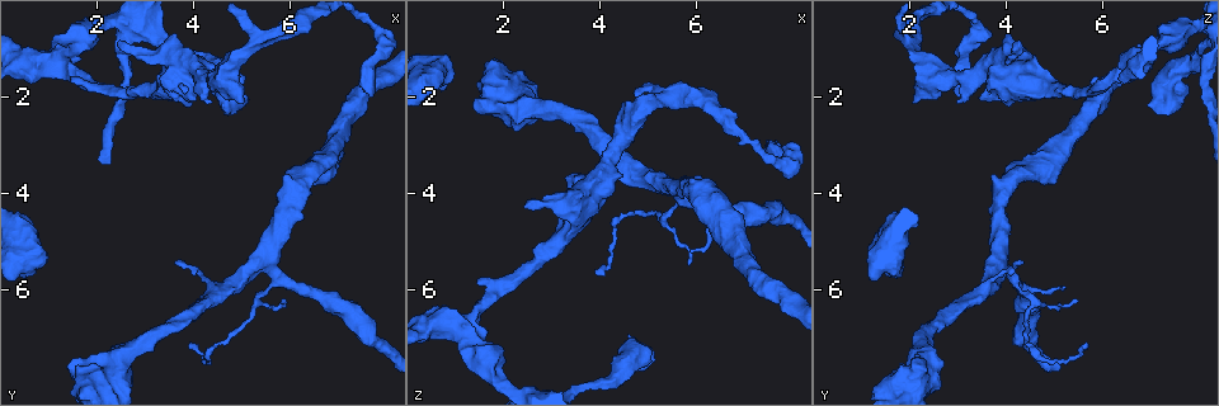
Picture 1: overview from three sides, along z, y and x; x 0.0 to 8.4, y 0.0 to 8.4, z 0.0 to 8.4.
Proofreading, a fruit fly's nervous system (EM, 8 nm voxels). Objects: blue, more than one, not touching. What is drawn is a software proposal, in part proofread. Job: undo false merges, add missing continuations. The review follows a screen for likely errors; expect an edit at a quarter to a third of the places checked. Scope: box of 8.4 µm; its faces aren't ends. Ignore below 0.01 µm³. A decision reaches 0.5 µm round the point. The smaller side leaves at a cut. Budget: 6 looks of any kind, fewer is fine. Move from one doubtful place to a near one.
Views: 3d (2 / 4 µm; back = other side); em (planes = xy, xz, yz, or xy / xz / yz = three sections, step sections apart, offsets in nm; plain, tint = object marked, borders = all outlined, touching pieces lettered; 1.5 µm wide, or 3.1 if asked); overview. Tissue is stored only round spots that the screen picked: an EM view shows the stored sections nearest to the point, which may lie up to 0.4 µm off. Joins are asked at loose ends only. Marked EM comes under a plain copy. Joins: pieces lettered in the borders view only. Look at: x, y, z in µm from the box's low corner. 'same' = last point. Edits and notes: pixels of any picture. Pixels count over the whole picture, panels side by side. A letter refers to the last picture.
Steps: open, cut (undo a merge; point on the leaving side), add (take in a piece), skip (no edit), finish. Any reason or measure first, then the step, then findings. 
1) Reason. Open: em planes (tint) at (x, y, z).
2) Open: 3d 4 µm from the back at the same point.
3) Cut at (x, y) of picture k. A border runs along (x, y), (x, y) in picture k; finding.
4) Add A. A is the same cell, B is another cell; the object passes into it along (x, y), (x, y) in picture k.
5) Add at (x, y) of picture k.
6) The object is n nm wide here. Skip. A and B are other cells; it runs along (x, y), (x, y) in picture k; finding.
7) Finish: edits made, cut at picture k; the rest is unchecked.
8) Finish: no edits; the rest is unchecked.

Branch stops here. Open: 3d 2 µm at (3.90, 7.15, 5.60).

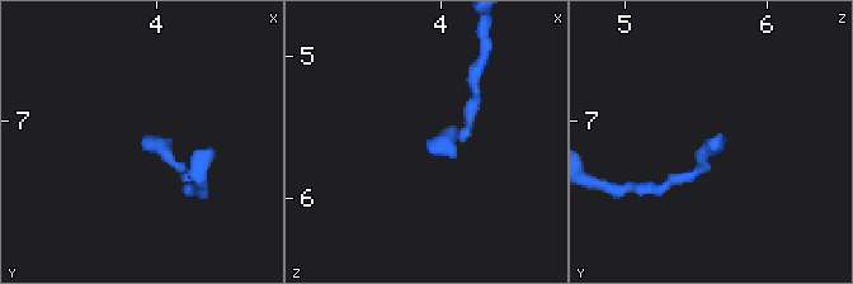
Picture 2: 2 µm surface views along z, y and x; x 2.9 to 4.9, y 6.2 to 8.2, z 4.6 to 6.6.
Open: em planes (borders) at (3.90, 7.14, 5.62).

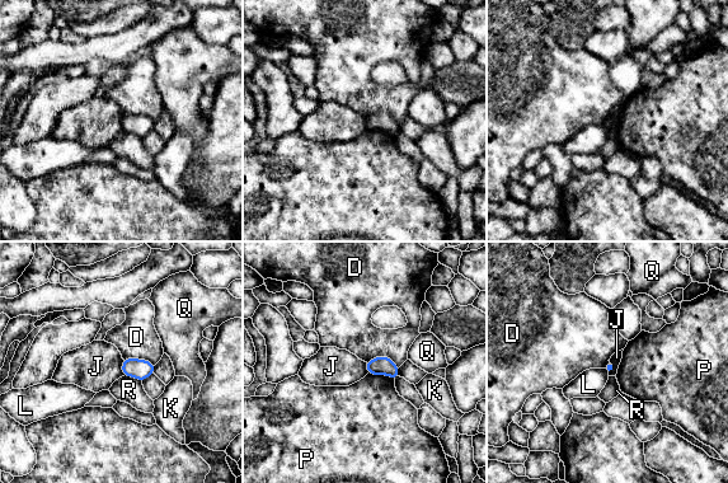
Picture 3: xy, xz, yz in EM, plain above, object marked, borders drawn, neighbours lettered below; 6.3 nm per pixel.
Skip. D, J, K, L, P, Q and R are other cells; a border runs along (611, 360), (615, 369), (609, 375) in picture 3; no lettered piece goes on from it.

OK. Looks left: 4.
Sudden change in width. Open: em planes (borders) at (1.65, 0.75, 7.40).

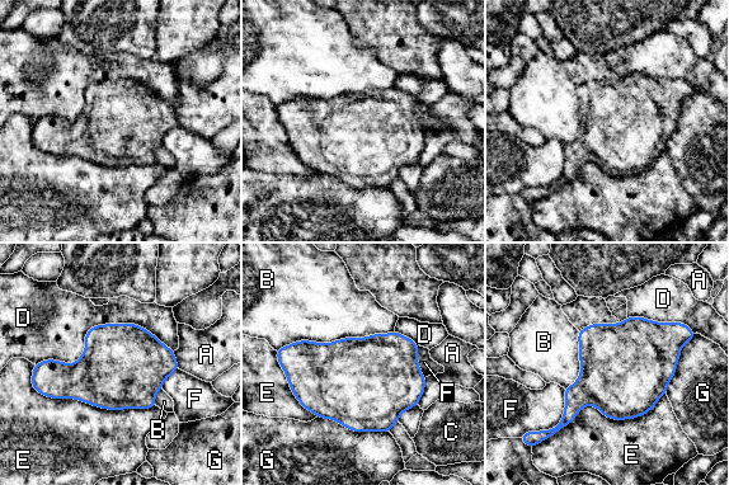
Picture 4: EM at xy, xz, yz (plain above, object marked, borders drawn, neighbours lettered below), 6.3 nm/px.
The longest contact is with D, 900 nm. Skip. A, B, C, D, E, F and G are other cells; one cell here.

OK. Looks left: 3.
Branch stops here. Open: em planes (borders) at (5.00, 2.20, 2.05).

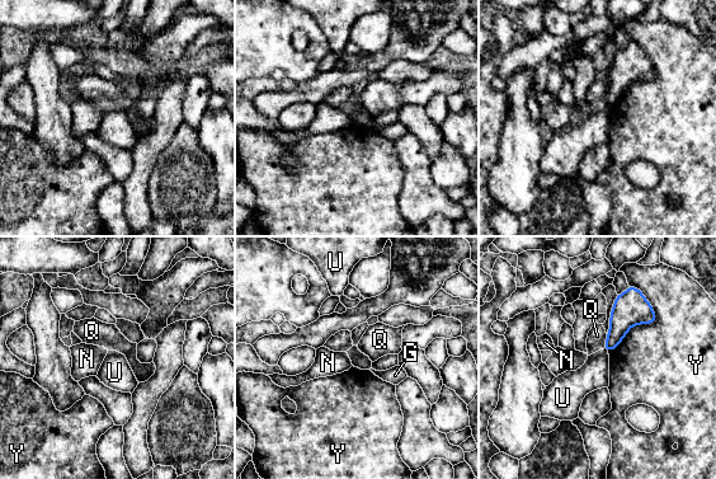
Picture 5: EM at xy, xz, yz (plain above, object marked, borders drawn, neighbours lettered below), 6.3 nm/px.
Skip. G, N, Q, U and Y are other cells; no lettered piece goes on from it.

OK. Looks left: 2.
Finish: no edits; the rest is unchecked.

